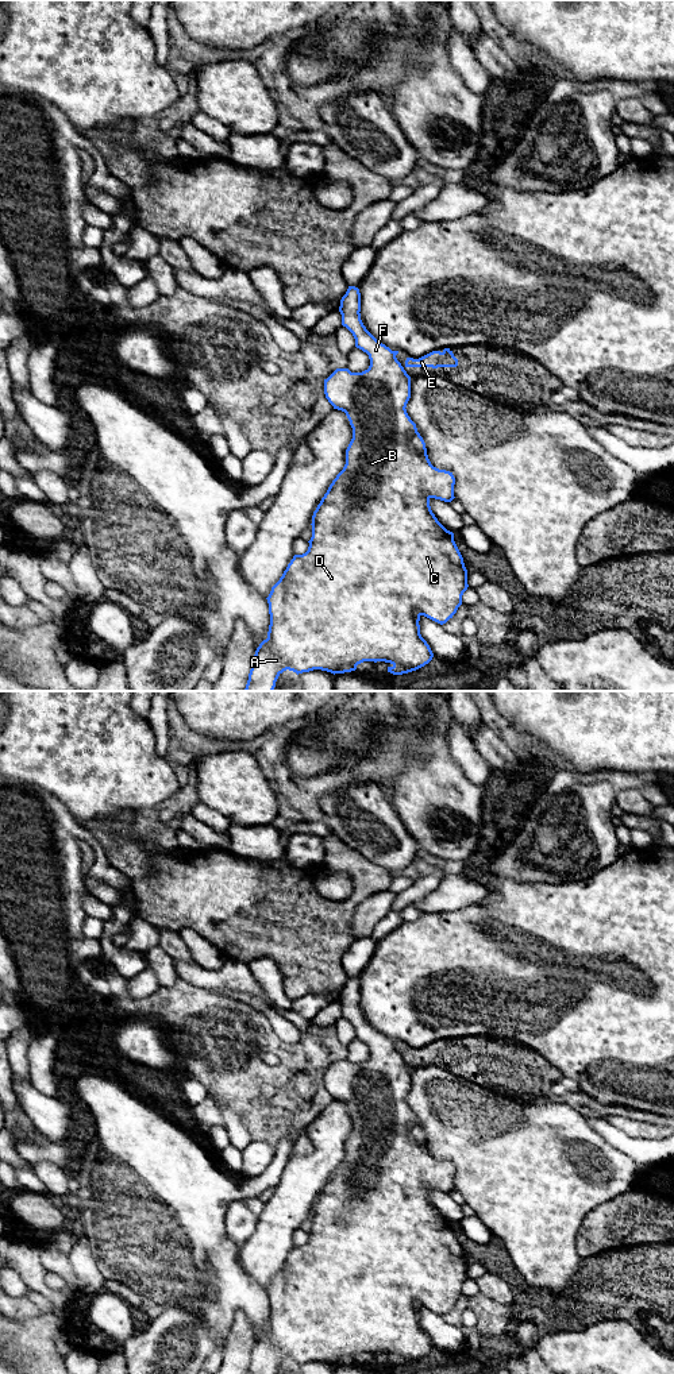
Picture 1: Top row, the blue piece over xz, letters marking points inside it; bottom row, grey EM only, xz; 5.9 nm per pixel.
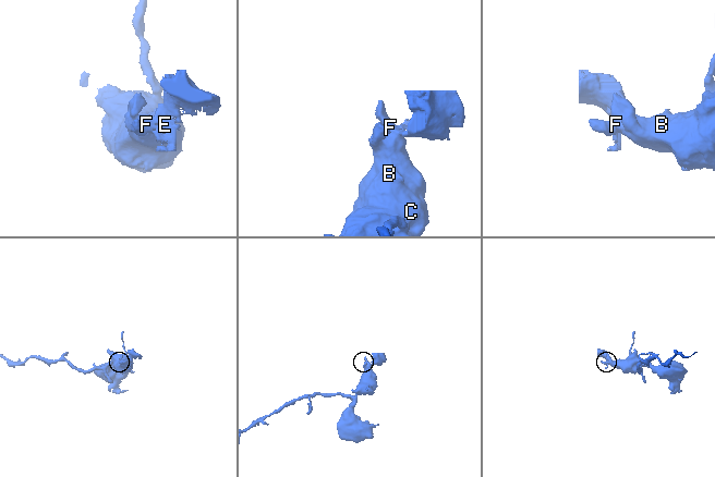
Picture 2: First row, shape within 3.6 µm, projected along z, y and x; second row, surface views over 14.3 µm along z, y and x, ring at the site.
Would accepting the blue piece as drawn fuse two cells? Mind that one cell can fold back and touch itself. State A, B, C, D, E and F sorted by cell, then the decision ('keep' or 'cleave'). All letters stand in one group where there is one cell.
groups A B C D F / E; cleave

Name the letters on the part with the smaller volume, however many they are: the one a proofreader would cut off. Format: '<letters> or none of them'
E

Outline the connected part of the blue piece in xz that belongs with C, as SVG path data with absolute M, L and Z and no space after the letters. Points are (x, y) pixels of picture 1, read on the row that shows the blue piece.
M348 286L340 300L342 325L355 339L355 347L369 355L370 366L362 373L336 368L324 379L324 394L334 409L346 413L353 439L346 449L346 464L330 485L312 516L308 551L294 555L269 594L270 625L267 638L255 651L244 691L273 691L278 676L289 669L299 674L321 669L344 674L363 661L385 661L388 672L403 675L428 664L434 653L420 634L420 617L446 624L462 605L467 590L467 570L454 541L431 510L430 499L451 502L452 472L434 467L423 437L407 413L411 377L394 352L377 340L361 320L361 293Z

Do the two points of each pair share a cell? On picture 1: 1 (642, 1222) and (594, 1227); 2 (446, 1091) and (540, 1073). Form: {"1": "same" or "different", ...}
{"1": "same", "2": "different"}

